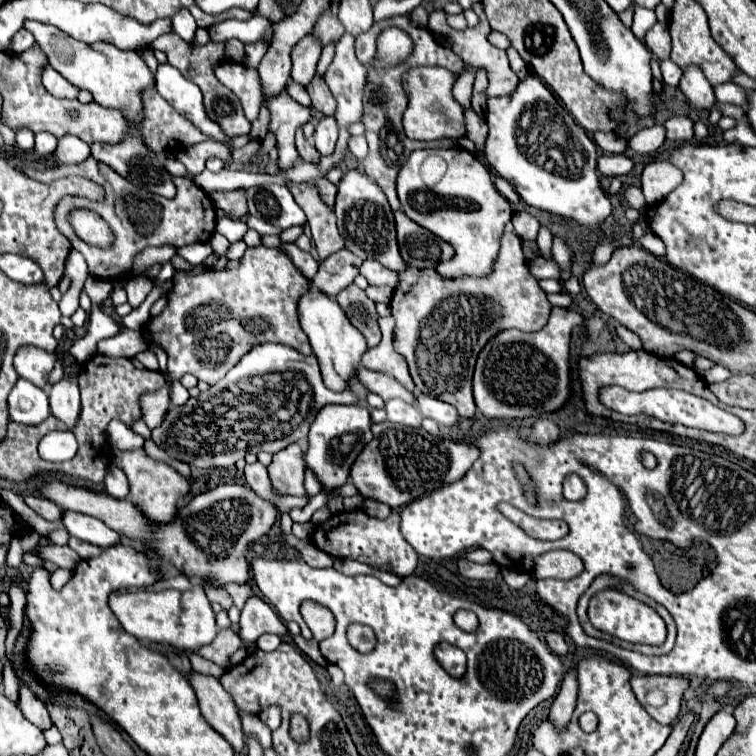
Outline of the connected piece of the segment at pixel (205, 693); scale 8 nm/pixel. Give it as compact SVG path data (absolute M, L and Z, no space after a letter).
M192 671L188 679L196 691L204 719L234 747L236 753L242 755L246 745L246 735L242 731L242 723L236 713L236 705L232 697L214 677Z

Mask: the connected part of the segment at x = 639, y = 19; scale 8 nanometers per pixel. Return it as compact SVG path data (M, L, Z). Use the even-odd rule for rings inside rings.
M636 7L636 11L634 11L634 21L632 21L632 33L640 39L640 41L644 41L644 35L646 35L646 31L652 27L656 23L656 15L654 15L654 11L652 9L642 9L642 7Z

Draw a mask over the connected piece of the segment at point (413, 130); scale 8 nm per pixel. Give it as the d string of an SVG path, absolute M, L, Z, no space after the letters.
M414 67L406 71L402 85L406 87L406 95L410 97L410 103L402 115L402 125L404 125L404 133L410 139L432 141L442 137L452 137L452 139L462 137L464 133L462 111L458 101L452 97L454 83L456 83L456 75L450 75L450 71L442 67Z

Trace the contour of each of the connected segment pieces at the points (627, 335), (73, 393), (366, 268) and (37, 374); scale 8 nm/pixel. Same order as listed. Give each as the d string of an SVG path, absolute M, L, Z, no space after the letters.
M618 325L615 330L620 339L632 350L643 348L640 338L634 332L626 329L621 325Z
M62 379L50 389L50 409L56 419L74 427L80 415L80 393L76 379Z
M364 261L360 267L360 273L368 279L370 285L390 285L390 287L398 285L398 273L390 271L388 267L382 267L380 263L374 263L374 261Z
M24 345L18 349L16 357L14 357L14 369L20 377L30 379L30 383L34 383L36 387L46 387L48 375L54 369L54 363L60 359L60 355L64 357L64 351L54 351L48 353L40 347L34 345Z

